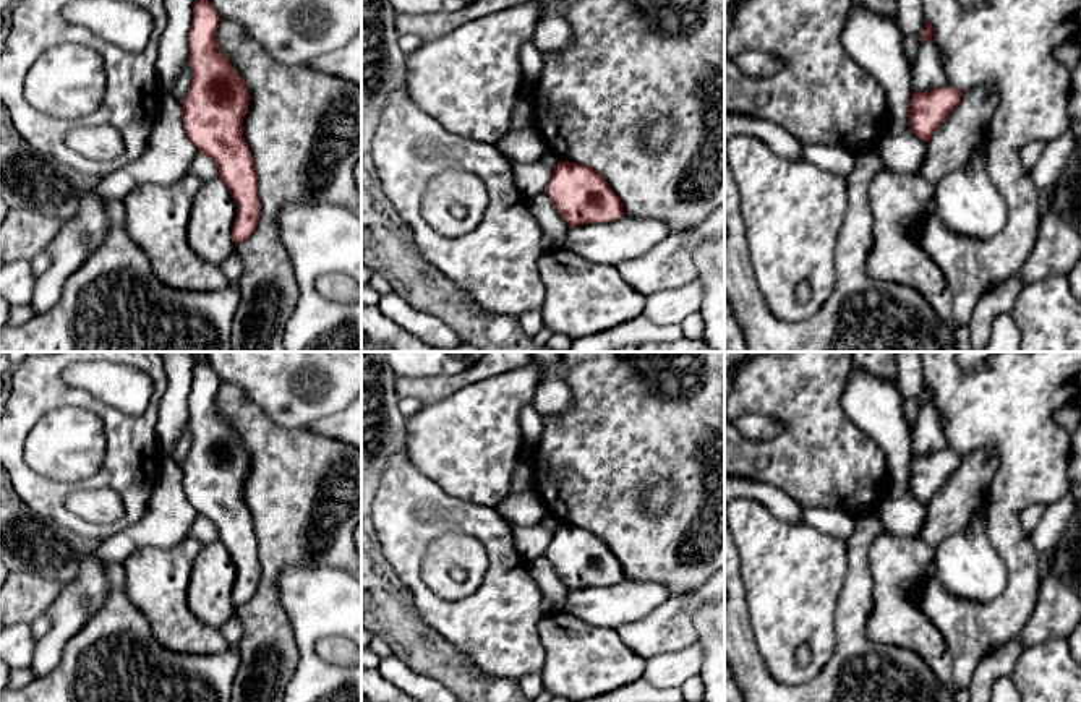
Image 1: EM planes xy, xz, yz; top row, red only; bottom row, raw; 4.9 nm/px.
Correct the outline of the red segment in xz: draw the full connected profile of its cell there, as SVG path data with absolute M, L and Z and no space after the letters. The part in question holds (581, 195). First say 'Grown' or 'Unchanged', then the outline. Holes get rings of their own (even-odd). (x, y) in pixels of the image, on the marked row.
Unchanged. M561 161L545 186L545 195L569 227L611 222L626 216L609 183L593 169L577 162Z

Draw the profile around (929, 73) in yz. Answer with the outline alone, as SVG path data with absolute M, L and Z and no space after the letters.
M930 39L921 45L912 68L912 91L925 92L946 86L946 73L938 45Z

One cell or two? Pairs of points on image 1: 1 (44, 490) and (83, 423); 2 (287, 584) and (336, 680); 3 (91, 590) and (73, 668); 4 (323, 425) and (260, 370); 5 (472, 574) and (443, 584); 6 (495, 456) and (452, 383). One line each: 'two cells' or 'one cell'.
1: two cells
2: one cell
3: two cells
4: two cells
5: one cell
6: two cells

